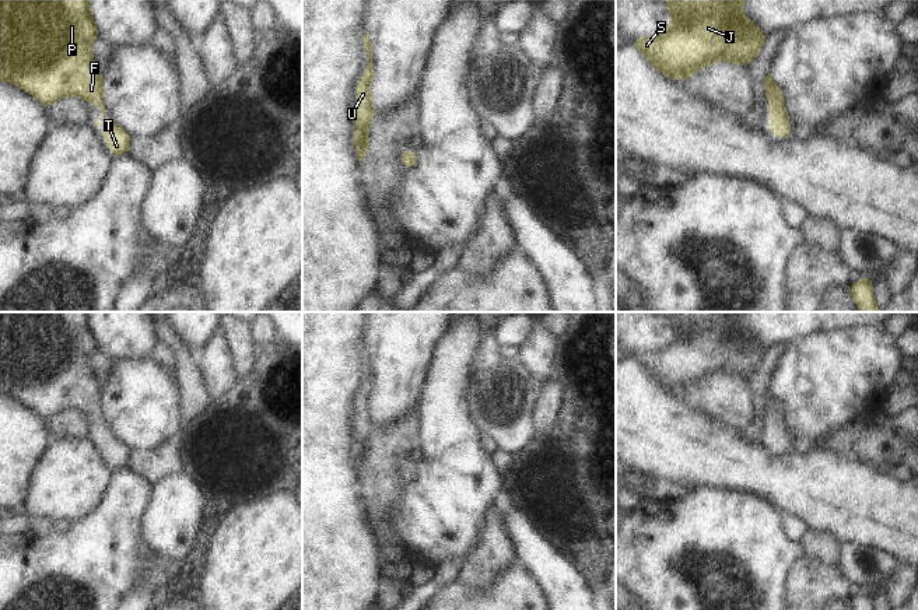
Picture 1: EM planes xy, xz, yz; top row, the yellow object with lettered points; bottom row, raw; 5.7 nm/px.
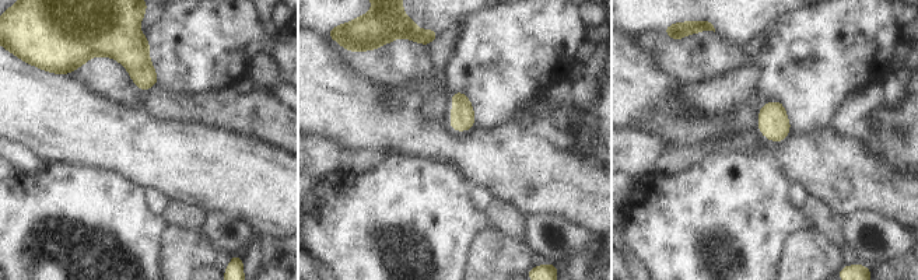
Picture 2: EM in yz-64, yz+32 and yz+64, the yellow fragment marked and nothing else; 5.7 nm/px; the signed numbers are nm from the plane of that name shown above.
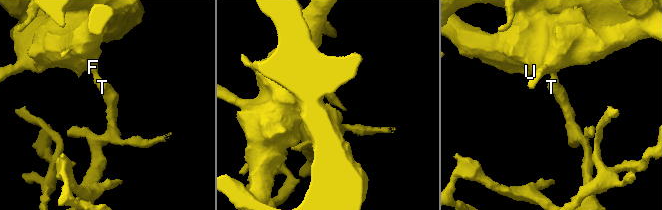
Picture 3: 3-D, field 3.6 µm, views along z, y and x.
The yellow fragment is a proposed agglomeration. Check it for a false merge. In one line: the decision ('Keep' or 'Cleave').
Keep

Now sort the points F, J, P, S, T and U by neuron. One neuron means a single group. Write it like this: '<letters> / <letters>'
F J P S T U

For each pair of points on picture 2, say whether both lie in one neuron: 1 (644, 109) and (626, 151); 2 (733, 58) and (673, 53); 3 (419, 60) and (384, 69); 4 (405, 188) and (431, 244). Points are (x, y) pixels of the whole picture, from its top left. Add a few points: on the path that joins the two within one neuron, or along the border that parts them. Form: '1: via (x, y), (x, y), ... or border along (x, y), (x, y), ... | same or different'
1: border along (626, 130), (652, 135), (664, 146) | different
2: via (718, 58), (689, 58) | same
3: via (410, 65), (392, 65) | same
4: via (405, 202), (405, 217), (417, 230) | same

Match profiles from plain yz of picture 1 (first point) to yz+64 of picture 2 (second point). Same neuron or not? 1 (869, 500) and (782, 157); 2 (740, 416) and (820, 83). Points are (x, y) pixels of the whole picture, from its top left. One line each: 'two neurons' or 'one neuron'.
1: one neuron
2: two neurons

